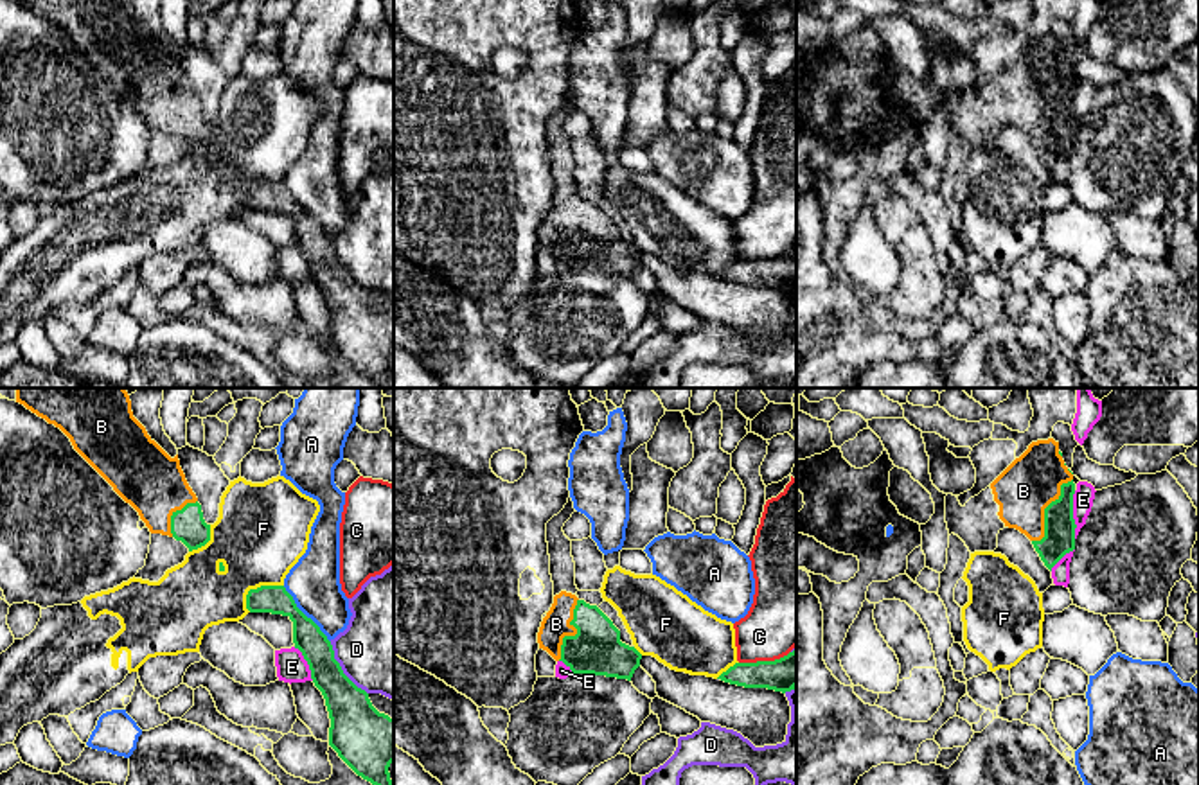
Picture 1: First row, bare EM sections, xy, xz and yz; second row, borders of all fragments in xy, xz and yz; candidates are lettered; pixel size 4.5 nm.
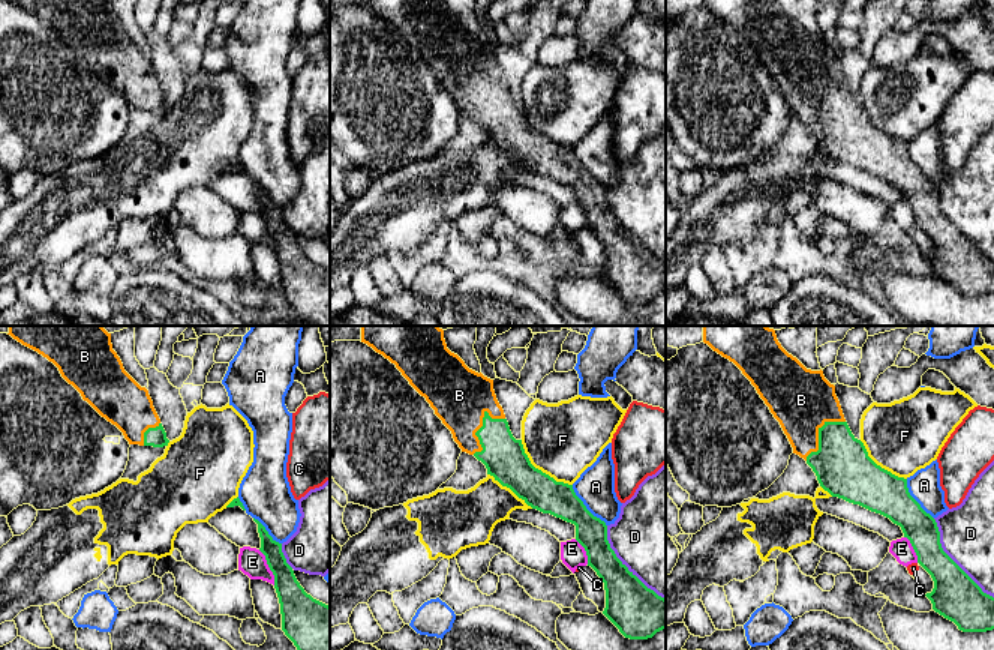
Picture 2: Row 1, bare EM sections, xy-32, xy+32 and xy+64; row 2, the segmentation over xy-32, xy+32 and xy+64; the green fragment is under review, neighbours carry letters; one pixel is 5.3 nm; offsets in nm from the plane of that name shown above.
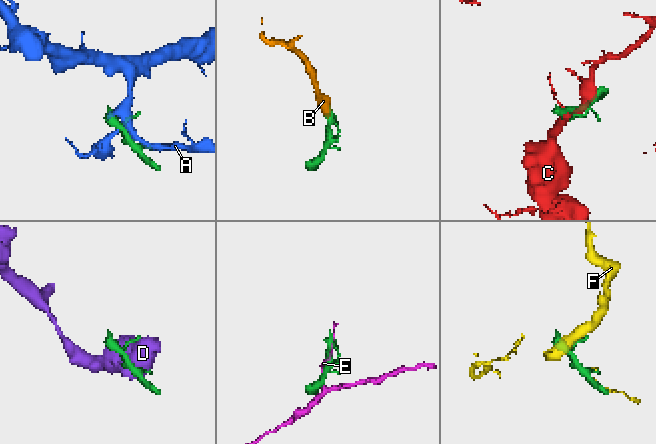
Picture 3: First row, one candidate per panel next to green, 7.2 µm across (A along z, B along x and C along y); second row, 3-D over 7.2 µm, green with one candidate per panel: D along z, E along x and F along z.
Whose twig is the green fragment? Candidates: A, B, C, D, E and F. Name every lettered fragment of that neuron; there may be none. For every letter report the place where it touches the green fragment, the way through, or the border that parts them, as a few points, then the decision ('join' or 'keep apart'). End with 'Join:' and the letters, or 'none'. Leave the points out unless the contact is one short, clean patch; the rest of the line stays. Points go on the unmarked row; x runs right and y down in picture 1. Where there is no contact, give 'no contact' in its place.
A: xy (304, 212) | keep apart
B: yz (1045, 108) | join
C: xz (764, 259) | keep apart
D: xy (340, 266) | keep apart
E: yz (1072, 112) | keep apart
F: xy (257, 185) | keep apart
Join: B

